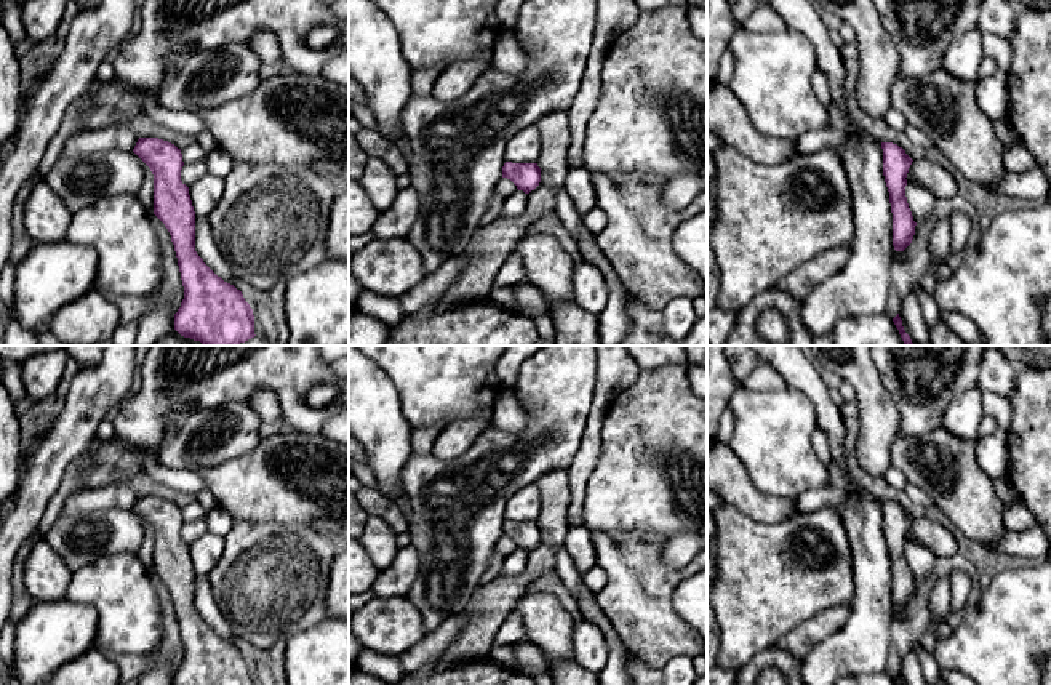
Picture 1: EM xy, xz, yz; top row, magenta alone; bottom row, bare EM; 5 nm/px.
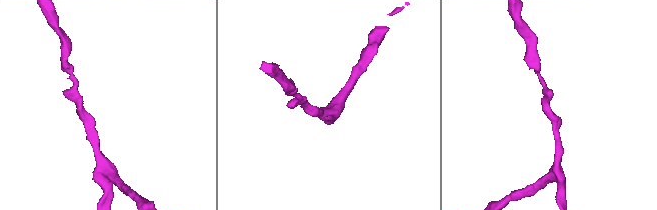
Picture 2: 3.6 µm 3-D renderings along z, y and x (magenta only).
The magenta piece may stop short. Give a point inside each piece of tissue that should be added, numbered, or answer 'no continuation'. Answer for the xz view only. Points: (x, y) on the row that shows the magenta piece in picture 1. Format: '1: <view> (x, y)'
no continuation

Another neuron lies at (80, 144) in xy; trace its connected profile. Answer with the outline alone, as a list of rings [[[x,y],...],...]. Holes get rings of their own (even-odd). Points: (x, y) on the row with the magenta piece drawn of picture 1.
[[[123,125],[107,126],[101,130],[80,130],[64,142],[59,163],[80,163],[90,155],[112,149],[133,150],[139,136]]]

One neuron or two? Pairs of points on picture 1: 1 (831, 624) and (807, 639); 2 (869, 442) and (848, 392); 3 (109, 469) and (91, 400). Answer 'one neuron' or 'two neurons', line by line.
1: one neuron
2: two neurons
3: two neurons

